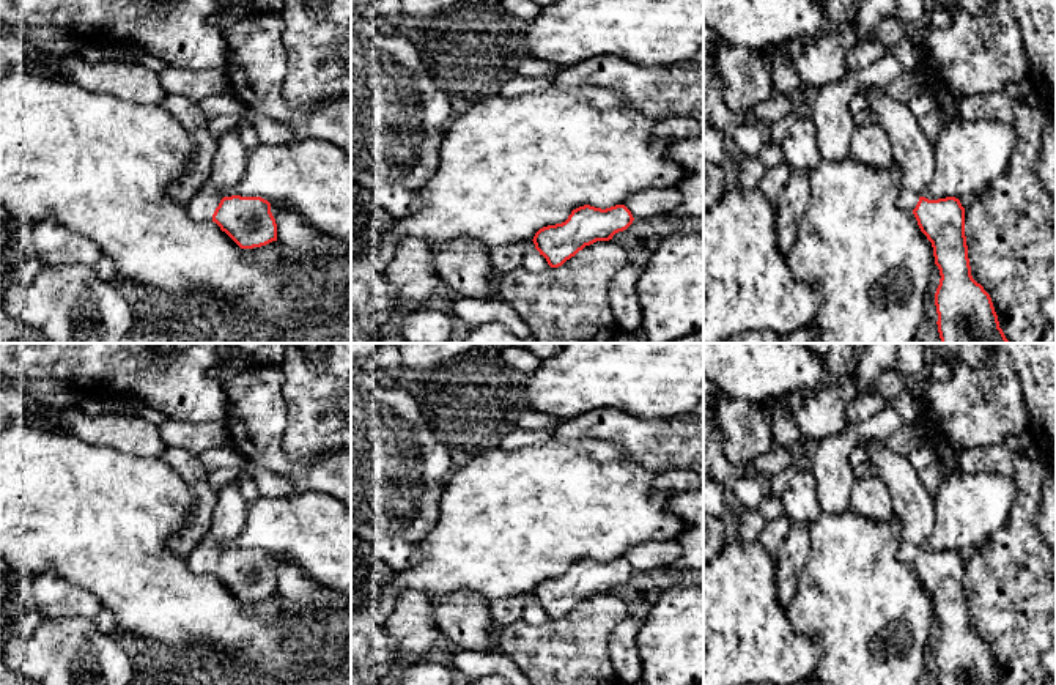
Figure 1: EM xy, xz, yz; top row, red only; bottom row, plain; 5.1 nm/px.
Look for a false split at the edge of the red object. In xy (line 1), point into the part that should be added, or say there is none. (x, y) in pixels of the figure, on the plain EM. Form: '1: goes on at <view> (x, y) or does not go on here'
1: goes on at xy (228, 518)

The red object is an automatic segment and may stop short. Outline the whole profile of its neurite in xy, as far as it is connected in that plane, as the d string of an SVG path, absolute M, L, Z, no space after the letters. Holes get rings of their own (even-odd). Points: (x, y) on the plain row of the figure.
M236 479L222 487L217 491L217 504L209 531L187 556L187 565L194 573L216 575L241 602L261 600L277 594L277 576L268 553L261 550L223 548L227 542L236 539L244 529L247 504Z

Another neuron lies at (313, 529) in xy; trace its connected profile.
M321 491L260 496L249 502L244 529L223 545L223 550L231 548L261 550L269 556L296 561L312 579L351 595L351 510Z

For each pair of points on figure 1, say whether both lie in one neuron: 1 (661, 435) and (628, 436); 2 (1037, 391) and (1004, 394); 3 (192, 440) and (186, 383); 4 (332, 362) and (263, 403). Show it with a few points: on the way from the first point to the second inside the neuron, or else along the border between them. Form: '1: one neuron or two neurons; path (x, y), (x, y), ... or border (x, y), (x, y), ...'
1: one neuron; path (653, 436), (636, 436)
2: two neurons; border (1009, 359), (1020, 381), (1028, 429)
3: two neurons; border (169, 418), (194, 422), (224, 421)
4: two neurons; border (279, 367), (287, 427)

